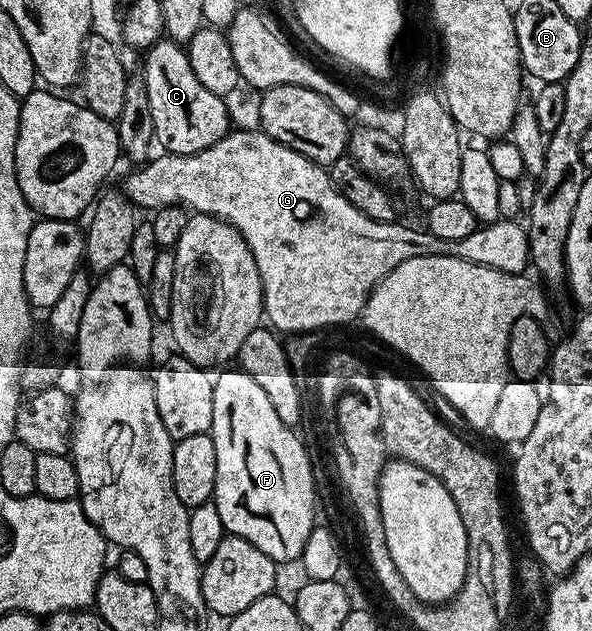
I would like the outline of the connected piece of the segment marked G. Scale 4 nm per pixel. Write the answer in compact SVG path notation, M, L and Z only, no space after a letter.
M253 128L253 130L230 129L229 133L223 136L223 140L211 144L211 148L203 148L194 154L161 152L158 155L158 158L156 155L156 157L144 163L140 168L134 169L137 170L134 174L126 176L125 187L123 187L125 197L142 211L149 210L148 212L153 212L162 206L183 206L193 214L210 214L211 217L219 218L222 222L229 222L235 227L243 236L243 240L247 240L247 248L251 248L251 256L255 256L255 264L259 268L264 317L274 331L282 332L281 330L285 330L284 333L286 335L300 334L302 332L321 332L324 326L341 326L344 322L355 321L356 318L358 321L362 317L365 302L369 298L369 293L373 287L386 278L399 264L405 260L413 259L415 256L455 256L459 260L467 260L471 264L495 268L499 272L507 272L508 274L525 274L531 262L529 256L529 236L526 227L522 223L520 226L520 221L517 220L498 220L478 225L477 230L471 232L471 236L467 236L463 240L455 240L454 242L451 240L439 240L439 236L435 236L424 228L418 228L417 230L403 225L403 222L400 221L371 220L370 217L363 216L363 212L359 212L359 208L355 208L355 204L351 204L351 200L347 200L343 196L343 192L339 192L335 188L335 184L329 179L329 172L326 167L307 160L307 156L299 156L299 152L287 148L287 144L279 144L275 140L271 140L271 136L264 134L260 128Z

